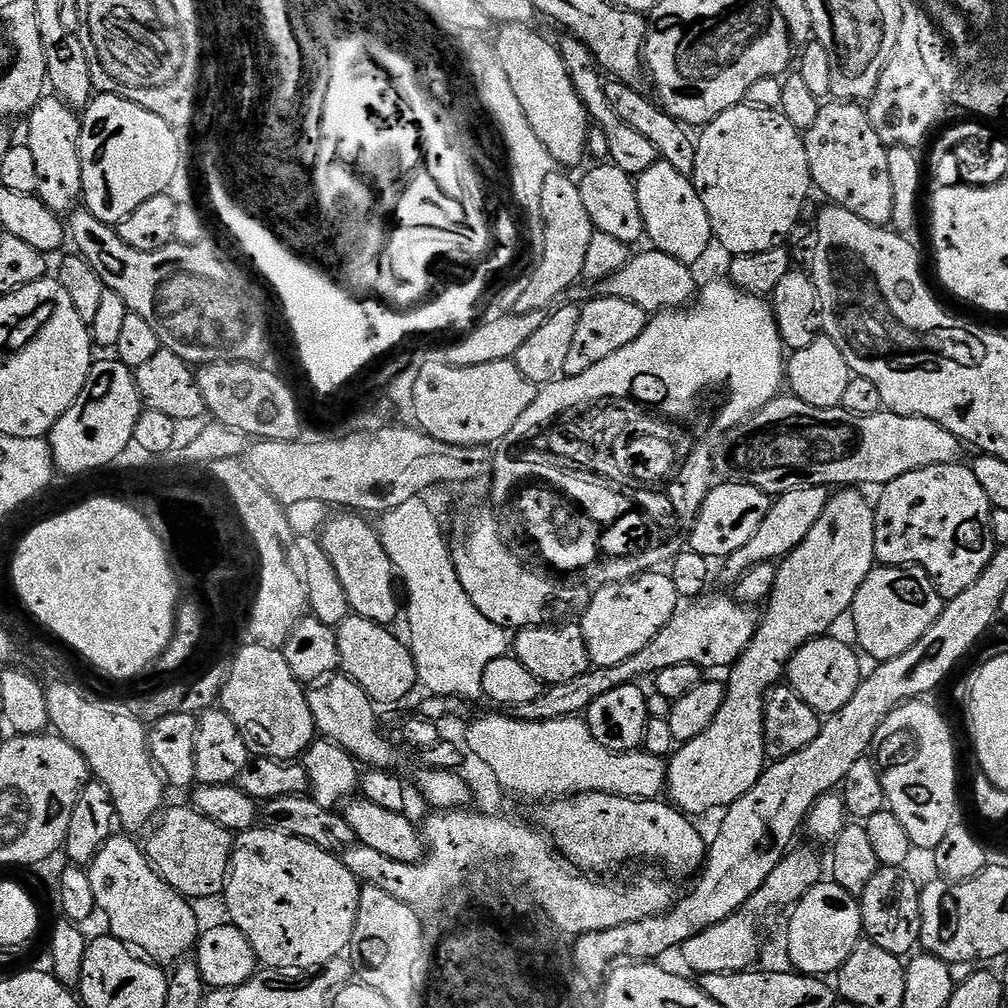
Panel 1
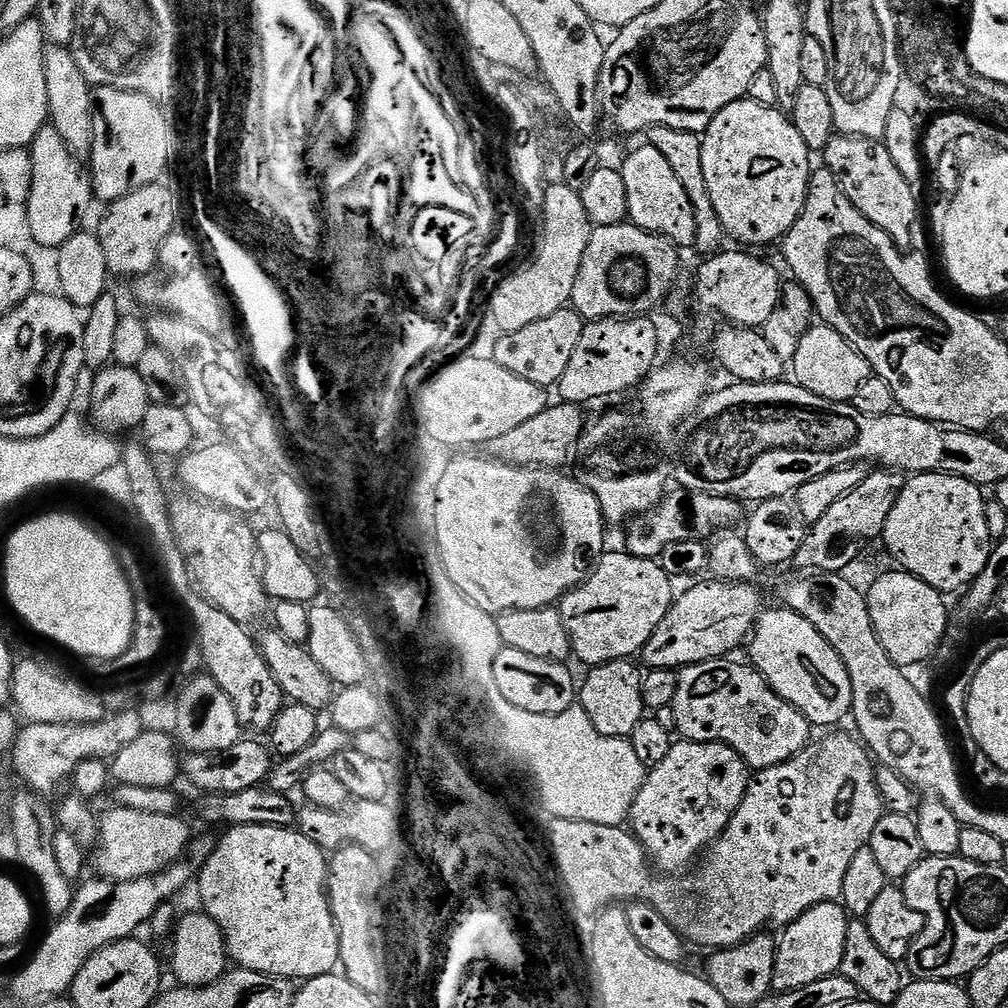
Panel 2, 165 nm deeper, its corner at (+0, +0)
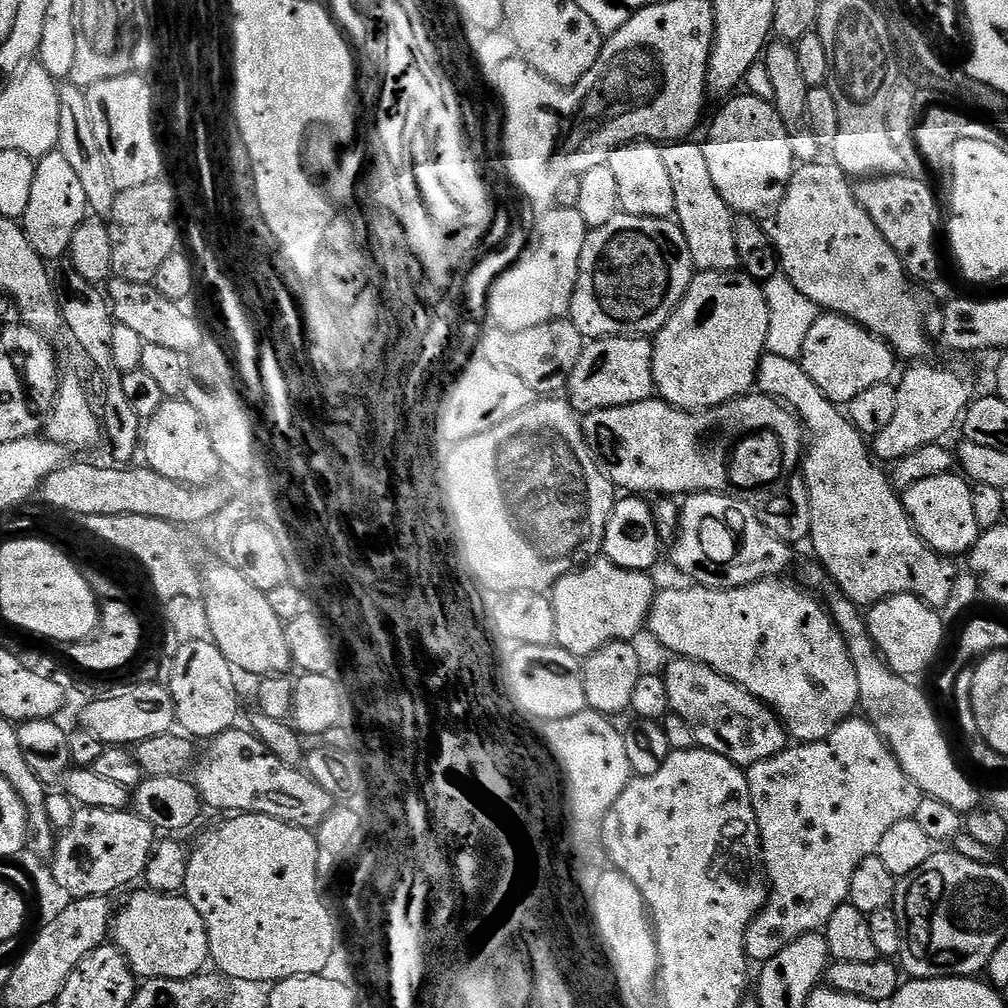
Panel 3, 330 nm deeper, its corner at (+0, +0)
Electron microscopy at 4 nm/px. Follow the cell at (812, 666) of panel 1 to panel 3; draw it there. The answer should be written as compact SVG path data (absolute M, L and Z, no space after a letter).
M777 578L741 588L687 586L657 591L648 611L646 628L662 647L672 651L673 657L697 660L710 666L768 705L780 717L793 741L825 740L857 711L860 702L858 674L848 653L848 641L832 620L831 611L825 605L823 608L812 597L815 595L799 583L787 584L786 581Z

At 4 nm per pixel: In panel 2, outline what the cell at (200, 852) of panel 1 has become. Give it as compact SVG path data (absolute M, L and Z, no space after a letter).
M109 807L105 816L99 817L100 836L94 845L96 868L105 880L130 882L150 878L156 872L175 864L189 851L188 824L173 814L142 814L142 810Z

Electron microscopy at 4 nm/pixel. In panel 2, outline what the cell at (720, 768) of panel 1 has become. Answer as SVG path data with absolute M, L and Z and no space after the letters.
M673 743L670 754L666 754L658 767L651 769L644 777L642 790L638 790L636 801L632 804L631 831L648 853L648 859L653 865L661 873L672 874L668 872L676 872L679 868L686 867L696 855L699 857L705 849L716 843L716 839L724 833L730 818L738 810L748 789L749 779L748 765L730 746L722 743Z

